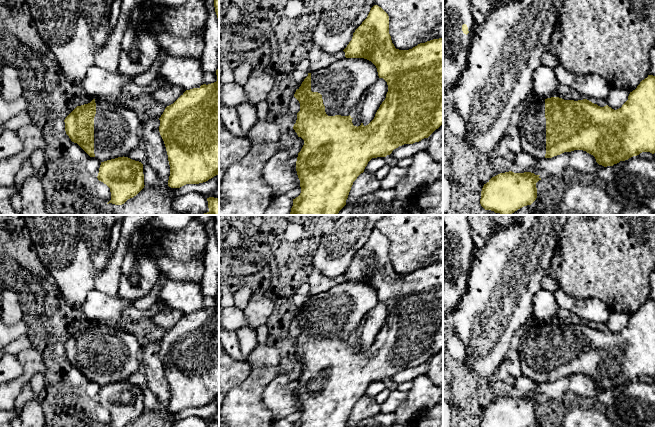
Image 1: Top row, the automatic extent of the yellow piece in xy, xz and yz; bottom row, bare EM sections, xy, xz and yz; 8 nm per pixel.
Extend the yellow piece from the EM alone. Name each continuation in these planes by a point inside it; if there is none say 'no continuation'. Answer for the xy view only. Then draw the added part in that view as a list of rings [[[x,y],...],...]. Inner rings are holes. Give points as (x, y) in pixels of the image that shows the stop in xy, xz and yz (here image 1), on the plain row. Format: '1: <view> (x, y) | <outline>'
1: xy (116, 352) | [[[95,323],[96,338],[94,341],[94,378],[101,386],[127,381],[128,377],[140,371],[139,359],[141,346],[132,333],[122,330],[118,324]]]

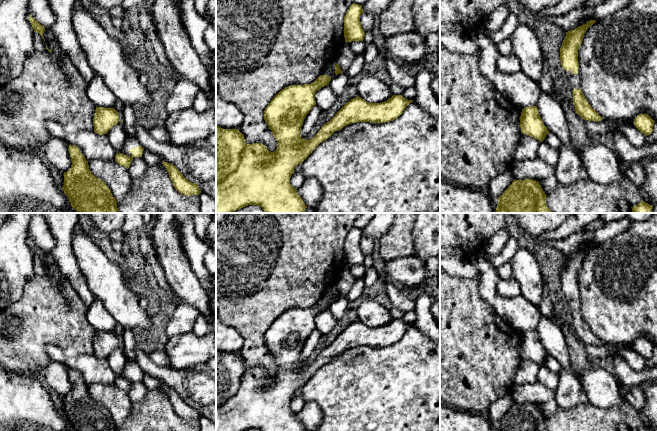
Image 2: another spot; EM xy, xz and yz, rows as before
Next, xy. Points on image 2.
1: xy (130, 366) | [[[126,361],[124,369],[120,375],[129,381],[132,381],[132,378],[129,376],[130,373],[142,370],[136,361]]]

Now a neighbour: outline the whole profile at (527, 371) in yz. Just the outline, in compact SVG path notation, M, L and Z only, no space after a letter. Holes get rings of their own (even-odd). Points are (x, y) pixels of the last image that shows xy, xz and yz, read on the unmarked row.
M522 358L517 369L514 385L532 384L537 382L540 365L526 358Z

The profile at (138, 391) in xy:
M142 381L133 382L128 397L132 403L141 402L145 399L148 389Z

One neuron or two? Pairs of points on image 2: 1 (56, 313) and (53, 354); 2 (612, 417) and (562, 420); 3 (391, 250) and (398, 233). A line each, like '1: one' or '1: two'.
1: two
2: one
3: one

